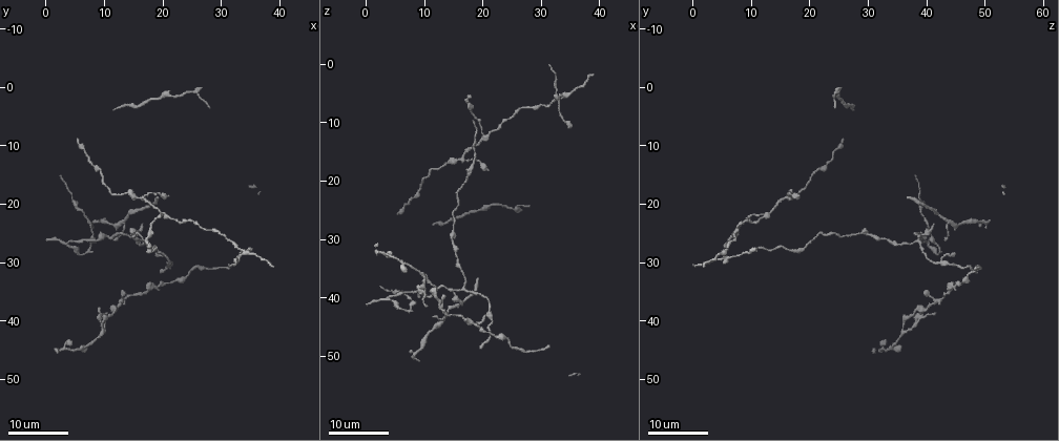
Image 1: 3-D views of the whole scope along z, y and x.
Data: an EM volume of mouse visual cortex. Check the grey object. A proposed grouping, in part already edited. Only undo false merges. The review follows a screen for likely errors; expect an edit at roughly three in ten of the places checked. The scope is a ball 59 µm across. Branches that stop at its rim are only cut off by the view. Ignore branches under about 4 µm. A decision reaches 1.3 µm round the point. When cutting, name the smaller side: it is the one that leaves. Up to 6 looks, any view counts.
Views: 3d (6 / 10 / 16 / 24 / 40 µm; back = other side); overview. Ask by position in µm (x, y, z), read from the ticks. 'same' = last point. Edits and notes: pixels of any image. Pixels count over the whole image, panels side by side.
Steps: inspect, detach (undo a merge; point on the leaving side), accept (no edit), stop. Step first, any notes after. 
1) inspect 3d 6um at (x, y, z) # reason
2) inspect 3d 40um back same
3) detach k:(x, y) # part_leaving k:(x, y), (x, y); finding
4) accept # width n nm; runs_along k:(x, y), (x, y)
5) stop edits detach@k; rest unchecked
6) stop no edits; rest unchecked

inspect 3d 24um at (33.0, 29.5, 6.0) # thin arm on a thick one

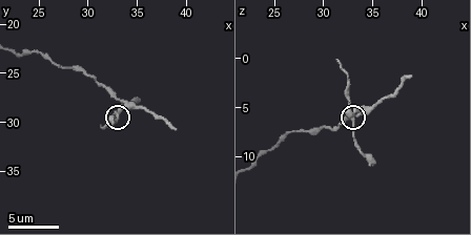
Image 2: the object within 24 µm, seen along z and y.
inspect 3d 10um at (33.0, 29.4, 6.0)

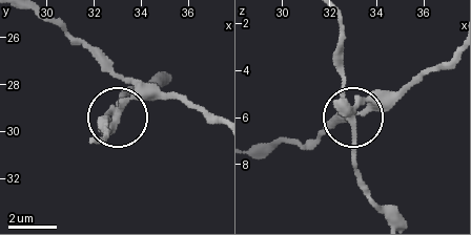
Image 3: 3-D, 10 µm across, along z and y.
accept # width 300 nm; all the same neuron

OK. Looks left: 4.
inspect 3d 24um at (20.0, 21.5, 12.5)

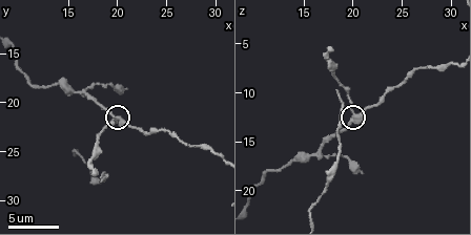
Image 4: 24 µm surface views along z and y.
inspect 3d 6um same

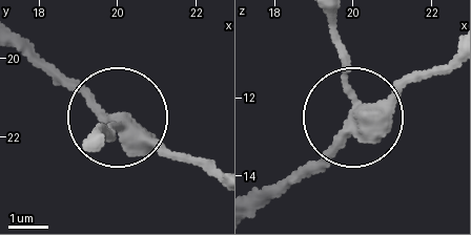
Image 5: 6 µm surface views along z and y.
accept # all the same neuron

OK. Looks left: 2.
inspect 3d 10um at (16.8, 18.6, 16.4) # three-way junction

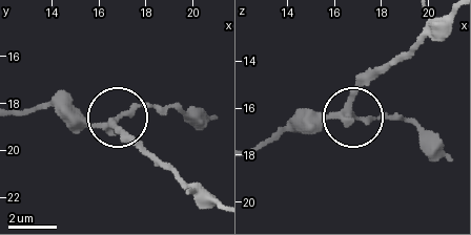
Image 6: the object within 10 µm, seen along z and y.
inspect 3d 10um back at (16.7, 18.7, 16.3)

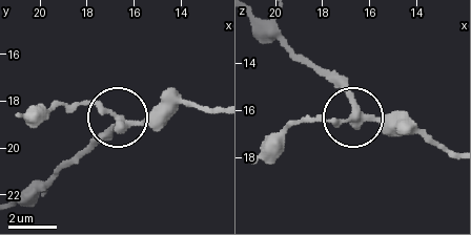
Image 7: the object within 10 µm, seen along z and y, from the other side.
accept # width 290 nm; one neuron here

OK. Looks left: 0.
stop no edits; rest unchecked

